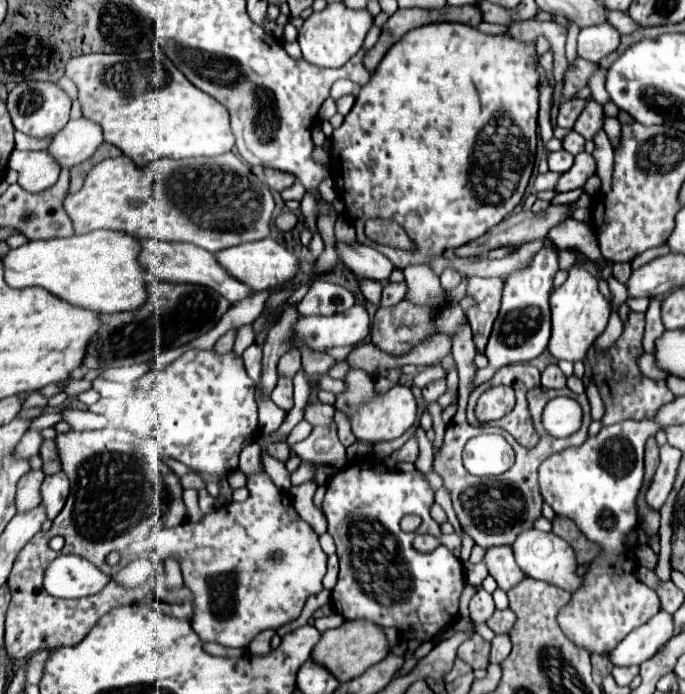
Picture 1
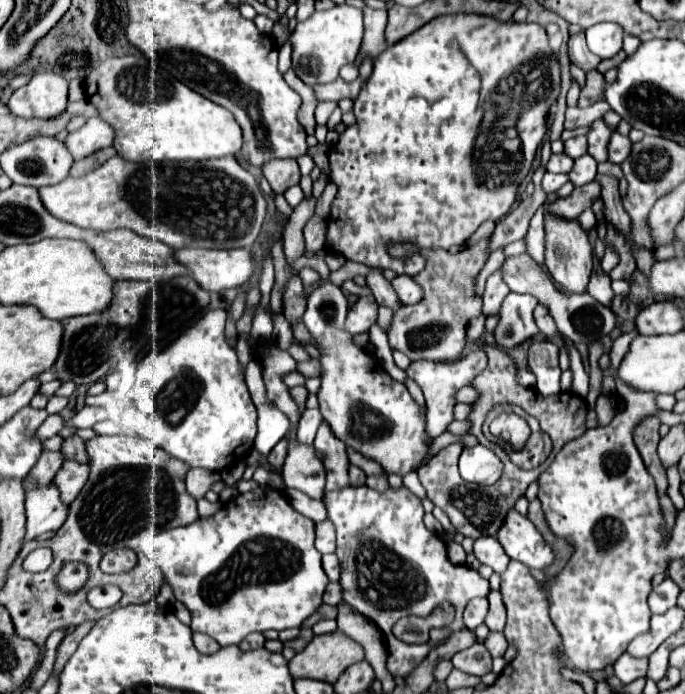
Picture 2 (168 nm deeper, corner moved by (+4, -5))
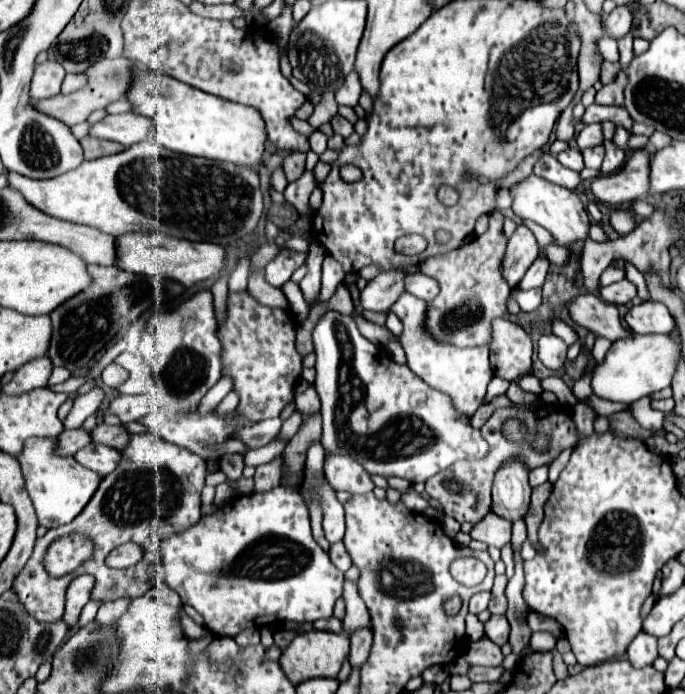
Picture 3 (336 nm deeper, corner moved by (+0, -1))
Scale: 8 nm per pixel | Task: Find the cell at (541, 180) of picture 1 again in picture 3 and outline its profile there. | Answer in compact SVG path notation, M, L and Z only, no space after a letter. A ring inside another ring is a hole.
M544 152L542 158L534 164L534 174L540 176L540 178L546 178L546 180L552 182L552 184L564 186L564 188L568 188L568 190L574 190L574 188L582 182L582 178L580 178L578 172L564 168L564 166L556 160L556 156L552 156L550 152Z

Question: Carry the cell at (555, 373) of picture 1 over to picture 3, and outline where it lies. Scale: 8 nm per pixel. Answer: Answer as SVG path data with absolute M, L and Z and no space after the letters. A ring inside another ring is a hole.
M546 334L538 340L538 358L544 362L546 368L556 370L564 364L566 360L566 344L554 336L554 334Z

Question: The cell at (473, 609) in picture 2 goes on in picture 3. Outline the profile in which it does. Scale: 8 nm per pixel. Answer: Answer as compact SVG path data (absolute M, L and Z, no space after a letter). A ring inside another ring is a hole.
M478 592L470 598L470 612L472 614L480 614L482 610L488 608L488 602L490 602L490 592Z

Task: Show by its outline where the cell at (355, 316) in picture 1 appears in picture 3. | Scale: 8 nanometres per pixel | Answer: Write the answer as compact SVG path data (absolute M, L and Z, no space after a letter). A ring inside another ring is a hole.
M388 270L388 272L380 272L374 280L368 282L368 286L362 290L360 294L360 302L362 308L366 310L374 310L374 312L386 312L390 310L390 306L394 304L394 300L398 300L402 296L404 288L404 272L396 272L396 270Z

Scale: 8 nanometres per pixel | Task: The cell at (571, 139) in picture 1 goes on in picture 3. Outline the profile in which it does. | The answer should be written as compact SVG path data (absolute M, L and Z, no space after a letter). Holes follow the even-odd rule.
M586 124L578 138L576 138L576 144L580 150L588 148L588 146L594 146L594 144L602 144L604 142L604 134L602 134L602 124Z

